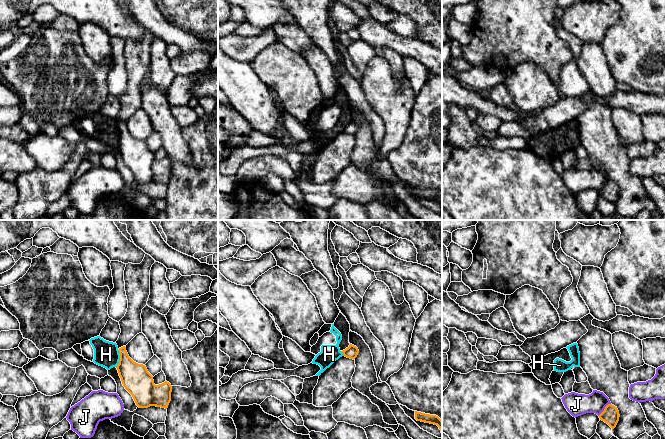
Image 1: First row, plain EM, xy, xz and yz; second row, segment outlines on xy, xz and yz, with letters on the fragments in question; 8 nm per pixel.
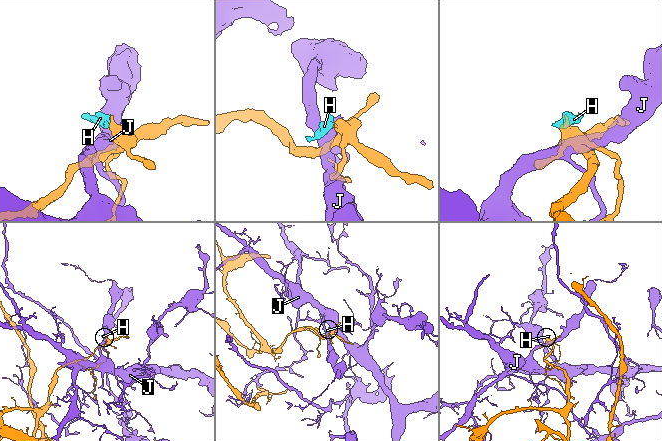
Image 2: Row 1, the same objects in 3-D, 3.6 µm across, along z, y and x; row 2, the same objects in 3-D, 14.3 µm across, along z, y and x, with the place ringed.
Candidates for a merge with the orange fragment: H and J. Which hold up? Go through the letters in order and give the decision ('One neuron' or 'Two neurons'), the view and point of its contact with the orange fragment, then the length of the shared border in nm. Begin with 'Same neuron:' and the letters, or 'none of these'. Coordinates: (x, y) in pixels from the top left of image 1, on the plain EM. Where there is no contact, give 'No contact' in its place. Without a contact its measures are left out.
Same neuron: none of these
H: Two neurons. Touches orange at xy (120, 135). Shared border 150 nm
J: Two neurons. Touches orange at yz (604, 185). Shared border 140 nm

